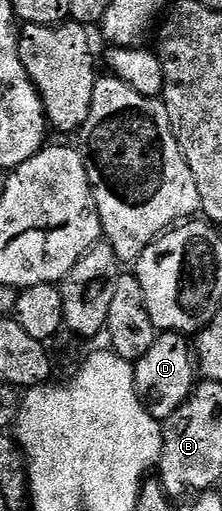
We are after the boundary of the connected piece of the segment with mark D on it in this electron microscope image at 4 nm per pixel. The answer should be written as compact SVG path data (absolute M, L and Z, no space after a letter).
M159 333L152 348L148 348L133 367L136 392L146 405L147 412L159 420L172 416L172 412L188 400L196 385L196 358L192 353L191 339L185 334Z

